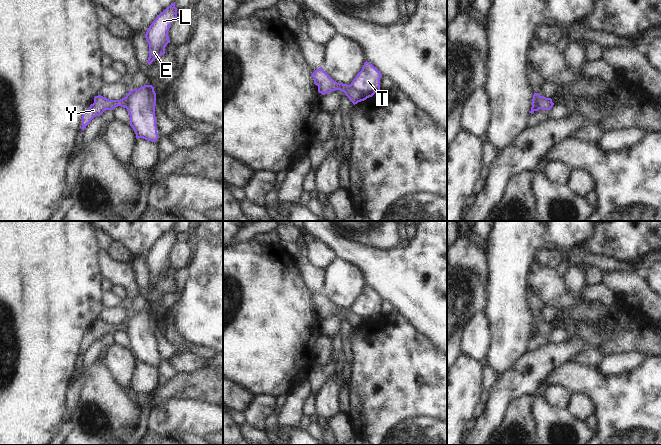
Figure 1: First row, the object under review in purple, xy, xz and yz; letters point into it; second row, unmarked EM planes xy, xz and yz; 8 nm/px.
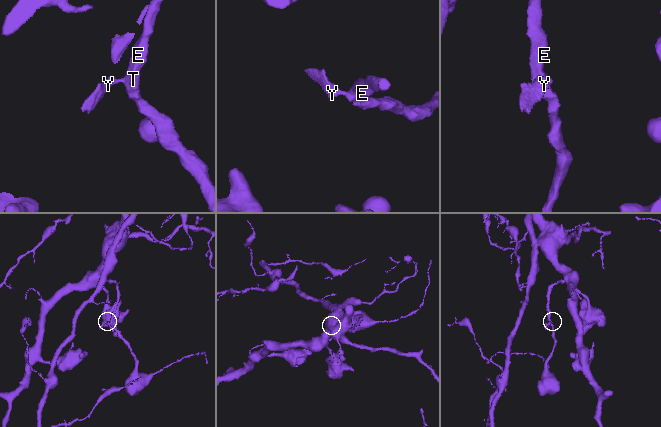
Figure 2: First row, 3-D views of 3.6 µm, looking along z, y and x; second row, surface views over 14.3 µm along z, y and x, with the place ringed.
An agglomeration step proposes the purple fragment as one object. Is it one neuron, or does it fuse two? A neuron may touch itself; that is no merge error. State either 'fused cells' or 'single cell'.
fused cells

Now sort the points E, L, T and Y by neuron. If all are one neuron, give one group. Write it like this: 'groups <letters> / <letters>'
groups E L T / Y

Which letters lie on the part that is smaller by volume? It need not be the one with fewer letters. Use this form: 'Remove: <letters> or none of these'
Remove: Y

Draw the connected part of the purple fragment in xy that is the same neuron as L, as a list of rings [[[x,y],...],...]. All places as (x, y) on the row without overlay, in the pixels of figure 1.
[[[175,226],[172,227],[149,250],[145,258],[145,262],[149,268],[148,289],[165,278],[165,271],[170,267],[168,260],[169,251],[177,242],[177,234]]]

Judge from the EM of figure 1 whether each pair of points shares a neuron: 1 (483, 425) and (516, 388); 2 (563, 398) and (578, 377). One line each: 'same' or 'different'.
1: same
2: different

